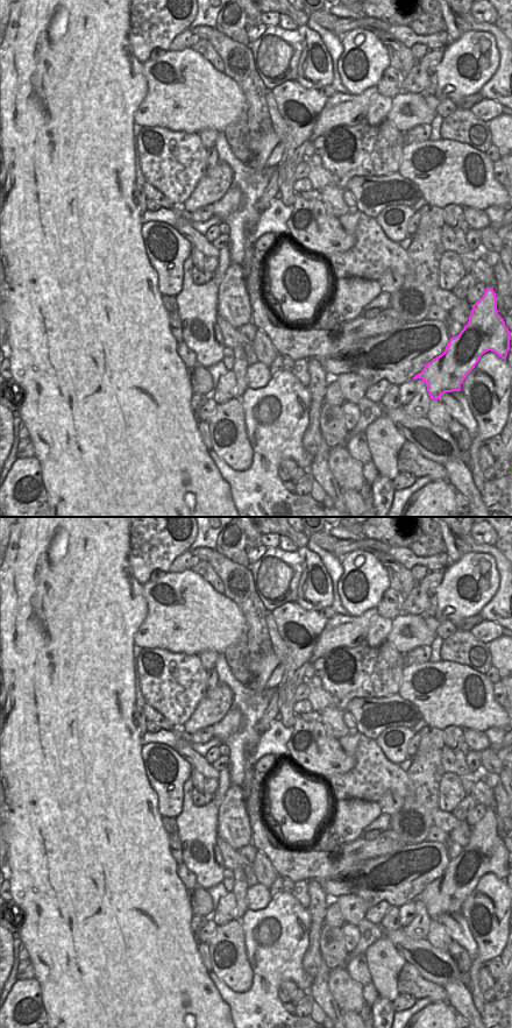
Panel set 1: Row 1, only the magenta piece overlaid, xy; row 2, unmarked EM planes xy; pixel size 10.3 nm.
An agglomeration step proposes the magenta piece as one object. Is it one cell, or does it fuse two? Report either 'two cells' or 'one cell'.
one cell

